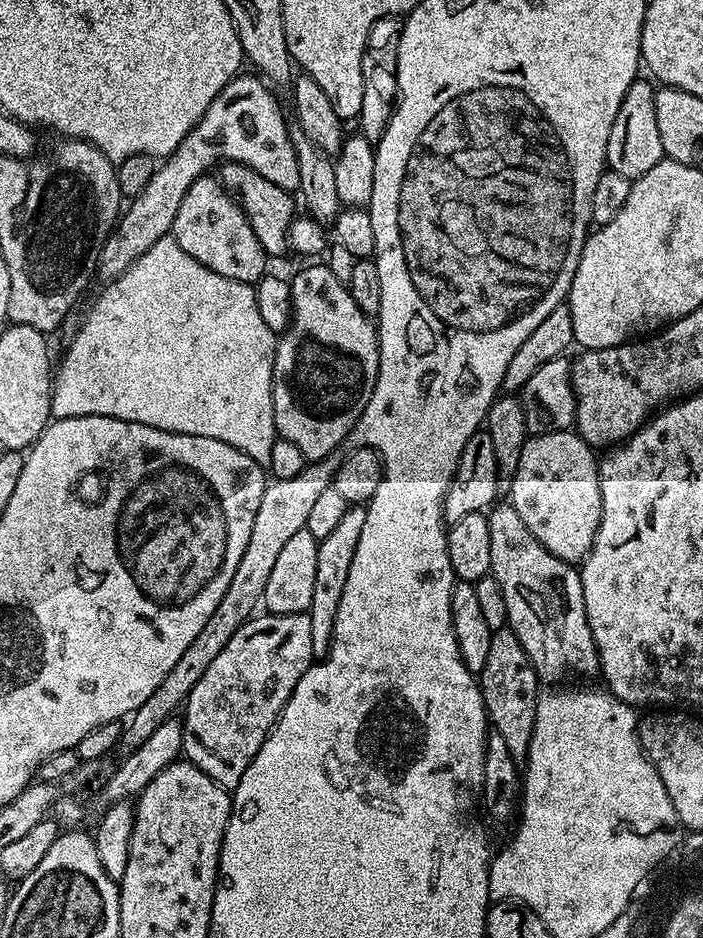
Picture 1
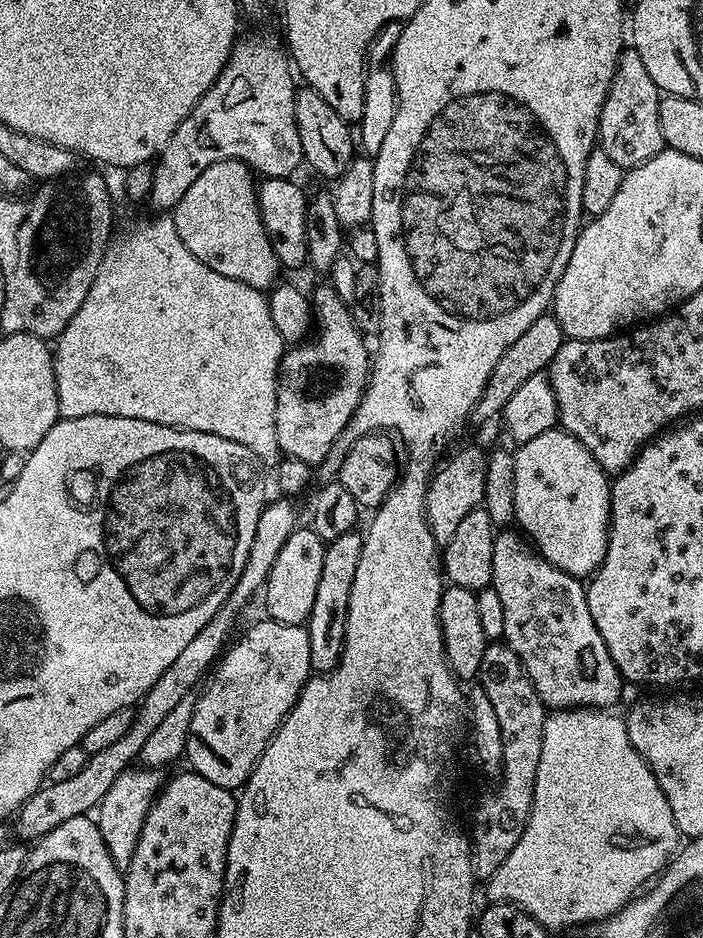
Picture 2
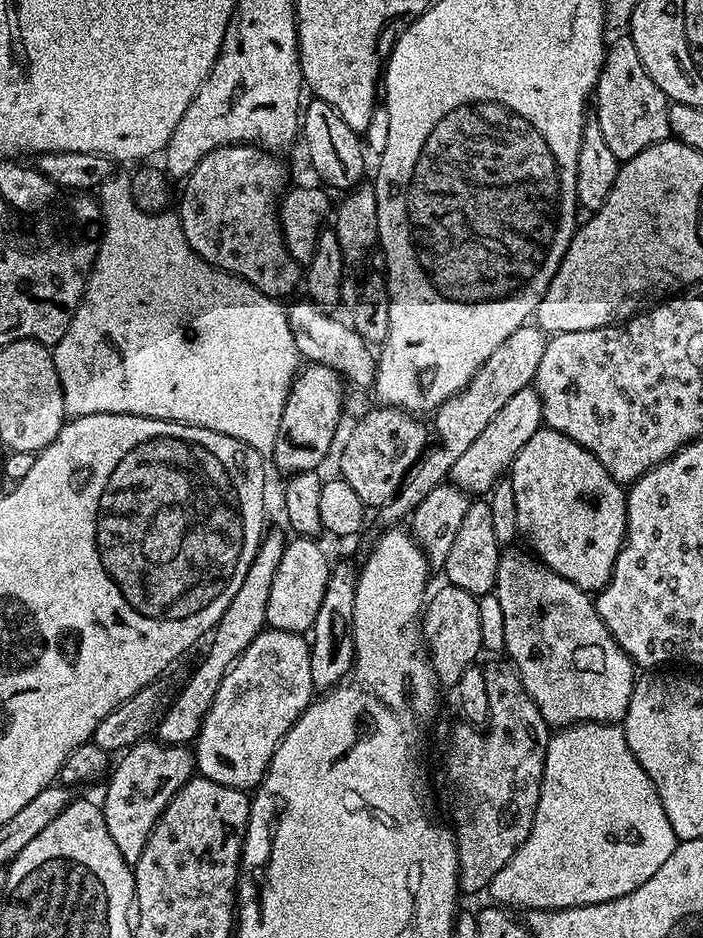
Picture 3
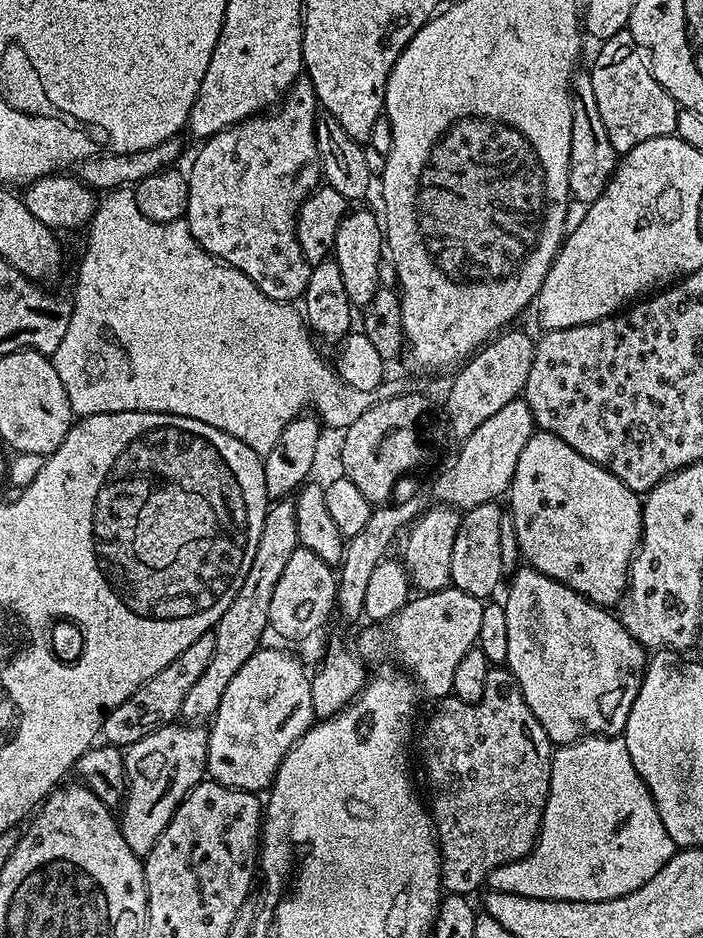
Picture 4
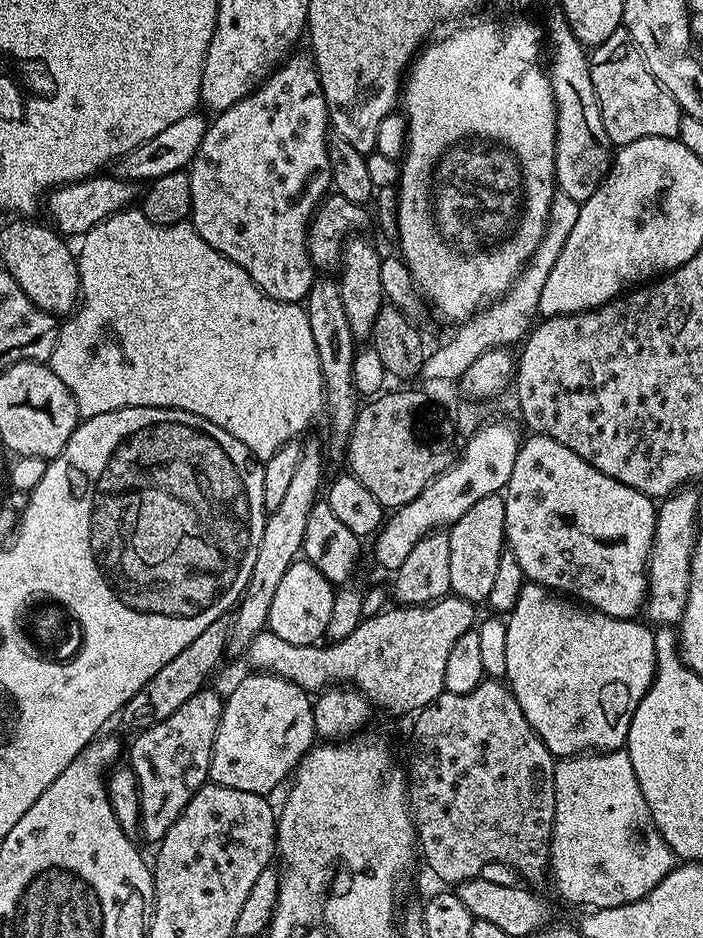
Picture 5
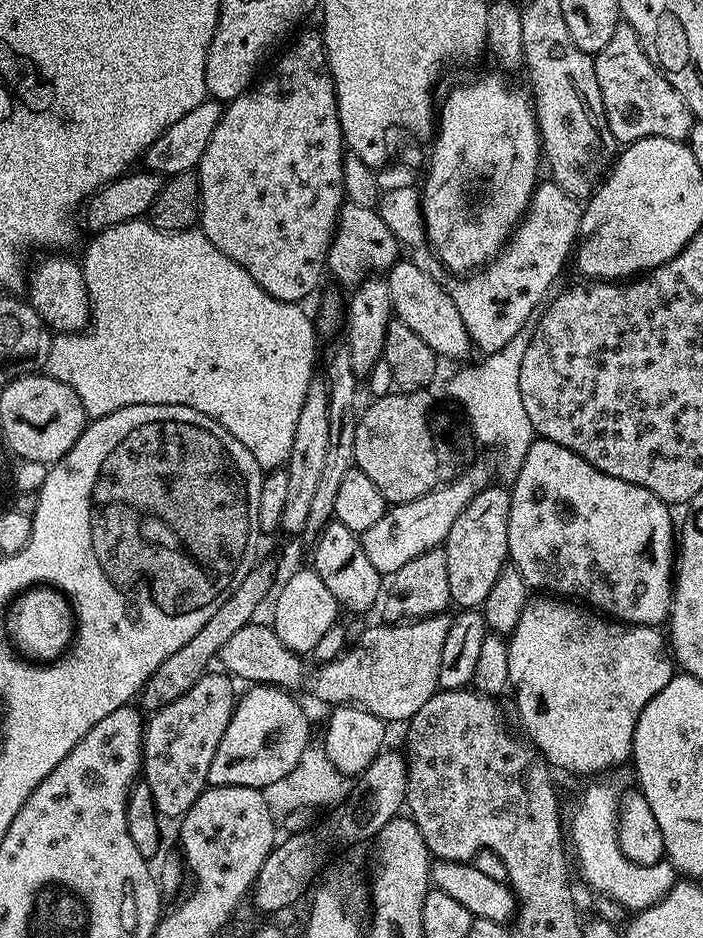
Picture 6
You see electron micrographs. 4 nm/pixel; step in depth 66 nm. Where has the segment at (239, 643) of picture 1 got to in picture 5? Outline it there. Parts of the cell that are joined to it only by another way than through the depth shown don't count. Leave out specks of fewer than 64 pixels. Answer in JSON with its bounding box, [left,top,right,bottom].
[208,671,317,796]

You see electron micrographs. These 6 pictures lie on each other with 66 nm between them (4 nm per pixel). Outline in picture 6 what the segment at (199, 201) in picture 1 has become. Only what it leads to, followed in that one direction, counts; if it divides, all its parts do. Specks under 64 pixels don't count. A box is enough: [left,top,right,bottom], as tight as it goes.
[198,31,346,302]

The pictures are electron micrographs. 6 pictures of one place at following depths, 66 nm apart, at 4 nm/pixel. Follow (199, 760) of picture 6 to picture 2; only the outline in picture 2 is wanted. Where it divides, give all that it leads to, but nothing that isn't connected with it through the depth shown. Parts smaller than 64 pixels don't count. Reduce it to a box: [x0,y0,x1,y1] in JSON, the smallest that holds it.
[94,766,162,870]

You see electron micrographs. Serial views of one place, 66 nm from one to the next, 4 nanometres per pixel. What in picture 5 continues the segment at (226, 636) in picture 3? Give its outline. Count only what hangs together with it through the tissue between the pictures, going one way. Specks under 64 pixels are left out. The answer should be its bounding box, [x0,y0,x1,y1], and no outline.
[226,444,326,657]

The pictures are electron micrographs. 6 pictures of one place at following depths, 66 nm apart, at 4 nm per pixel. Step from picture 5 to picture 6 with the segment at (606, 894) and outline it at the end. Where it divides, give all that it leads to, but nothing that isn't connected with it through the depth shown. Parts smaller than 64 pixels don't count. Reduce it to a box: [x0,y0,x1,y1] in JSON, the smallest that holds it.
[570,778,678,913]

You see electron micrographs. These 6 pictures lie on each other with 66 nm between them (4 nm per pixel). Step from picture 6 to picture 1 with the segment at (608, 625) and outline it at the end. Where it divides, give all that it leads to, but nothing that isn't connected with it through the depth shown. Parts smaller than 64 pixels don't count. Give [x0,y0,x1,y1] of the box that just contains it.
[487,502,600,686]

